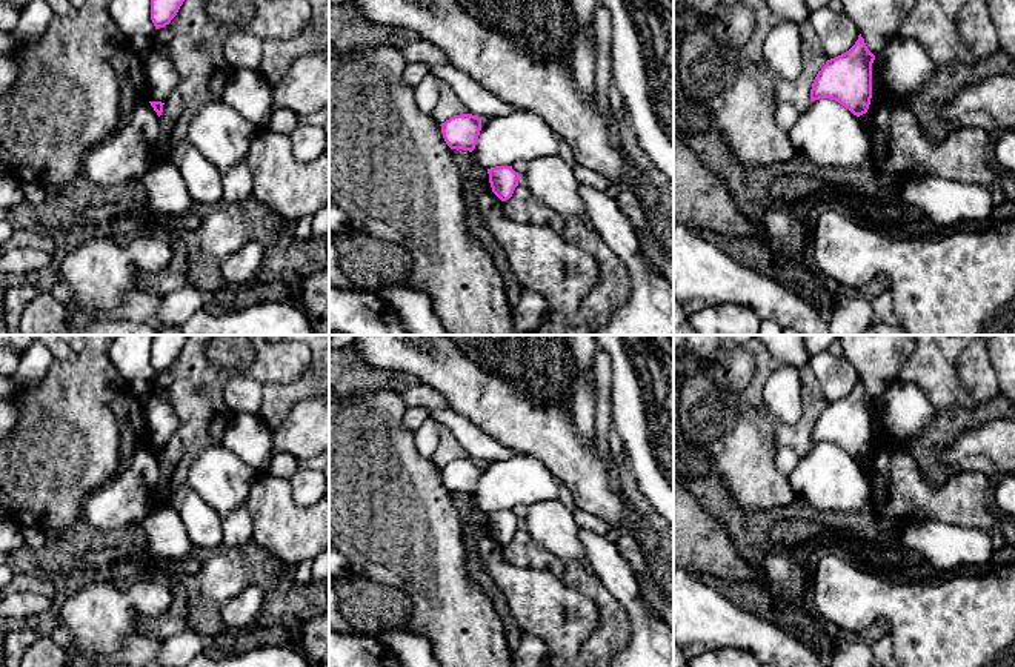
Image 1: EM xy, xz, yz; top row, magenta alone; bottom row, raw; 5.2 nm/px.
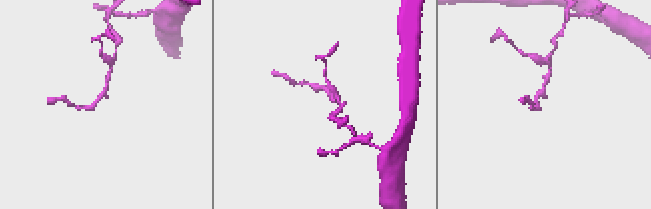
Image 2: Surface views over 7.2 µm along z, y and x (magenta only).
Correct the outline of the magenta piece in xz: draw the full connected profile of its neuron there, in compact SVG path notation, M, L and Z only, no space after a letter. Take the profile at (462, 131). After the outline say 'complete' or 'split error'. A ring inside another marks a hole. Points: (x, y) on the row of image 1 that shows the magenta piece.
M460 114L451 117L440 126L443 138L451 149L464 149L469 152L475 149L481 131L480 117L472 114Z | complete

